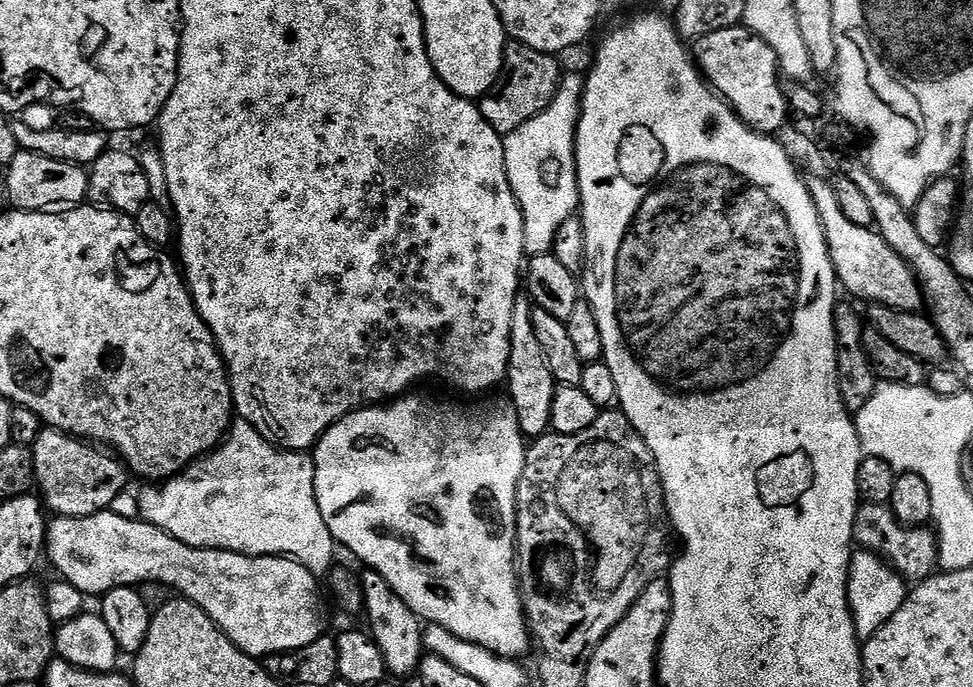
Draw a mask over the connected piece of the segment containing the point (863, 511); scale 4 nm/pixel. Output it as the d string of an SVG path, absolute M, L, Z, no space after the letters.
M861 503L856 510L852 539L861 549L872 552L891 565L908 582L928 579L938 568L938 541L931 527L907 528L886 504Z

